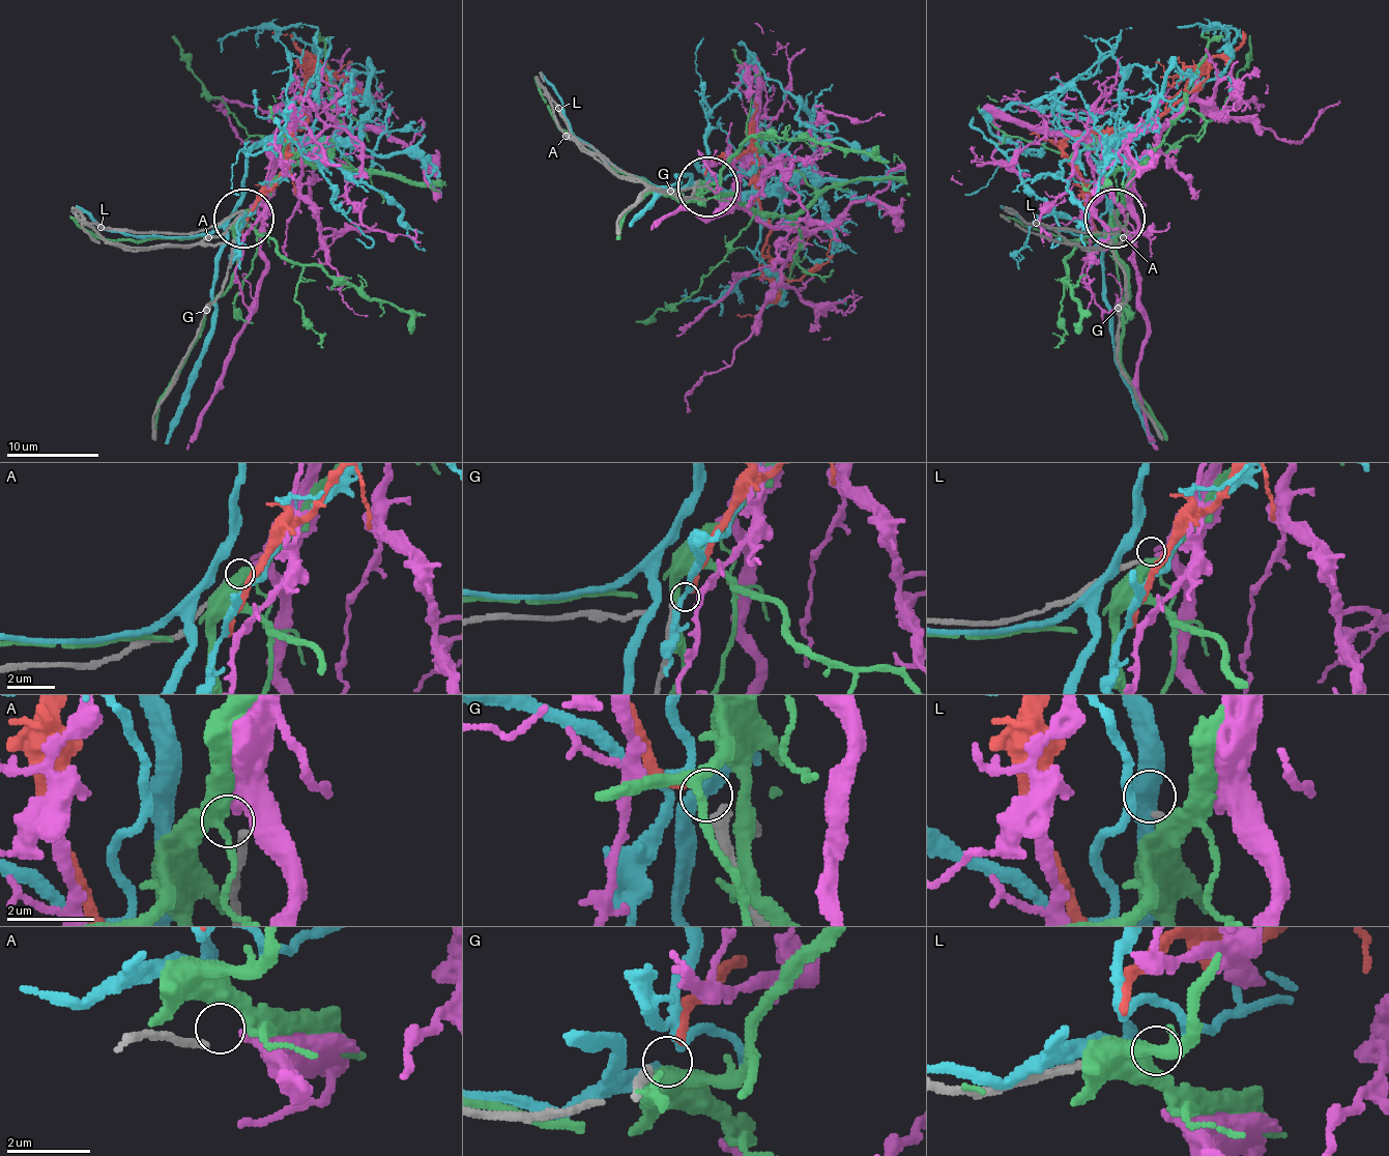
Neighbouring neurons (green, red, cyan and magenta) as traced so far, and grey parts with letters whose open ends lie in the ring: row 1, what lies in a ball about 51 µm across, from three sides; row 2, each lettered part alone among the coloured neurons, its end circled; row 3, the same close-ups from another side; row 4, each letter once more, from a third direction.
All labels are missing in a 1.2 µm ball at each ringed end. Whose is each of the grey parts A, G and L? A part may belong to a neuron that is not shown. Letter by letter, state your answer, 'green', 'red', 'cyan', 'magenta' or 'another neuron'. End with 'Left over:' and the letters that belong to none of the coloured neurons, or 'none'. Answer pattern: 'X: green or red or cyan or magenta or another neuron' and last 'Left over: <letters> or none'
A: magenta
G: red
L: another neuron
Left over: L

